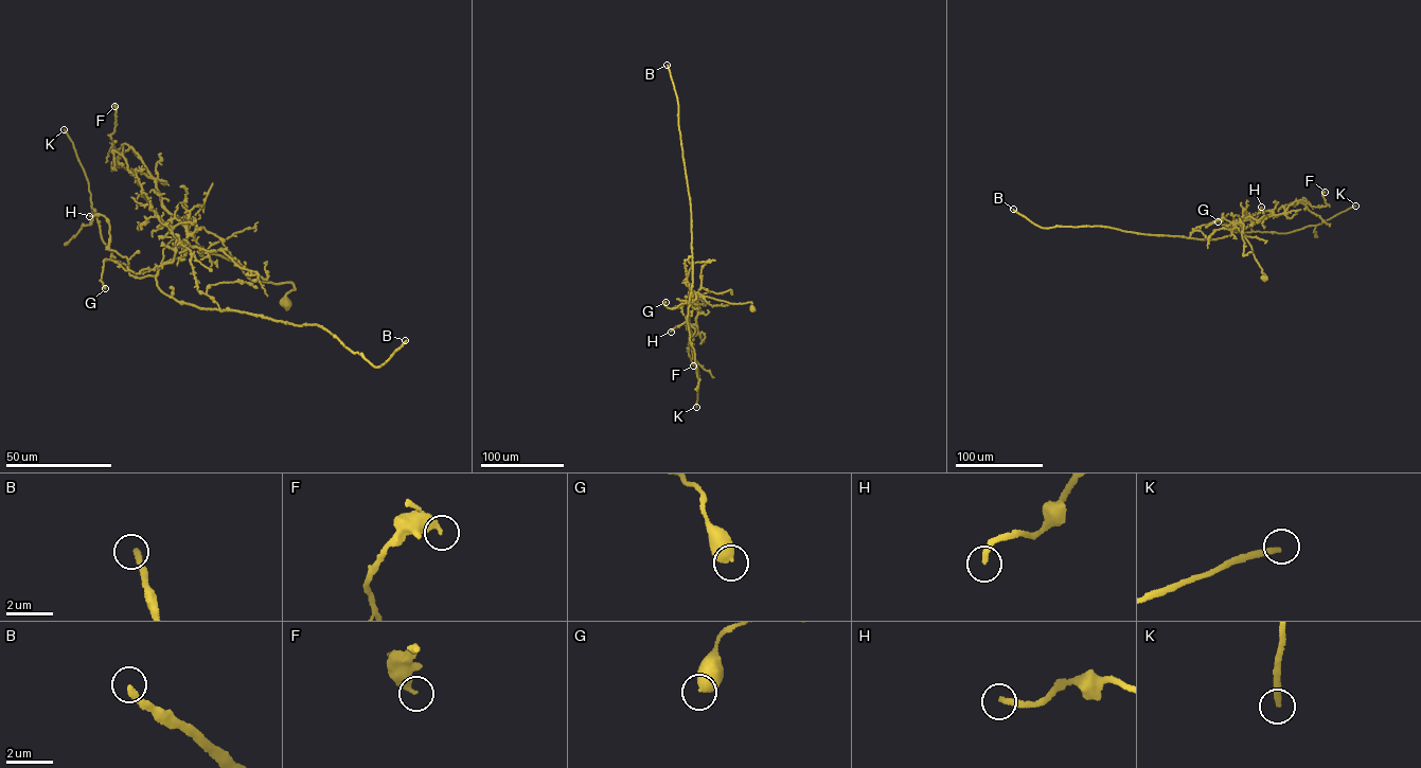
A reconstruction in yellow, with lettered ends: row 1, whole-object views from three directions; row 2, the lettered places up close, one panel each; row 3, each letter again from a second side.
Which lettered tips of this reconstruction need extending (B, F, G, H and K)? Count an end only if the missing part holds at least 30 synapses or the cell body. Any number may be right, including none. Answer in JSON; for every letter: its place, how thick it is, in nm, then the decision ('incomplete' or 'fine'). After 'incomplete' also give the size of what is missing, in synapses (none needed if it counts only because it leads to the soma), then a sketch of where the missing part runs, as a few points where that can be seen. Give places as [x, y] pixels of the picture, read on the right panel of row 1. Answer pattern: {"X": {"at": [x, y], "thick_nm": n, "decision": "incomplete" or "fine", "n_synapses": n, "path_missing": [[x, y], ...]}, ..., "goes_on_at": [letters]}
{"B": {"at": [1013, 209], "thick_nm": 280, "decision": "incomplete", "n_synapses": 300}, "F": {"at": [1325, 192], "thick_nm": 380, "decision": "fine"}, "G": {"at": [1218, 221], "thick_nm": 600, "decision": "fine"}, "H": {"at": [1261, 207], "thick_nm": 240, "decision": "fine"}, "K": {"at": [1355, 206], "thick_nm": 240, "decision": "incomplete", "n_synapses": 80}, "goes_on_at": ["B", "K"]}

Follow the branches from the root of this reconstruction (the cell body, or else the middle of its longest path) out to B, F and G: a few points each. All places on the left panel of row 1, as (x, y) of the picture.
B: (282, 302), (291, 283), (253, 281), (187, 243), (156, 278), (181, 303), (317, 324), (375, 368), (405, 340)
F: (282, 302), (291, 283), (253, 281), (235, 262), (187, 243), (138, 155), (125, 143), (113, 148), (114, 106)
G: (282, 302), (291, 283), (253, 281), (235, 262), (179, 242), (173, 261), (142, 273), (105, 259), (105, 288)

